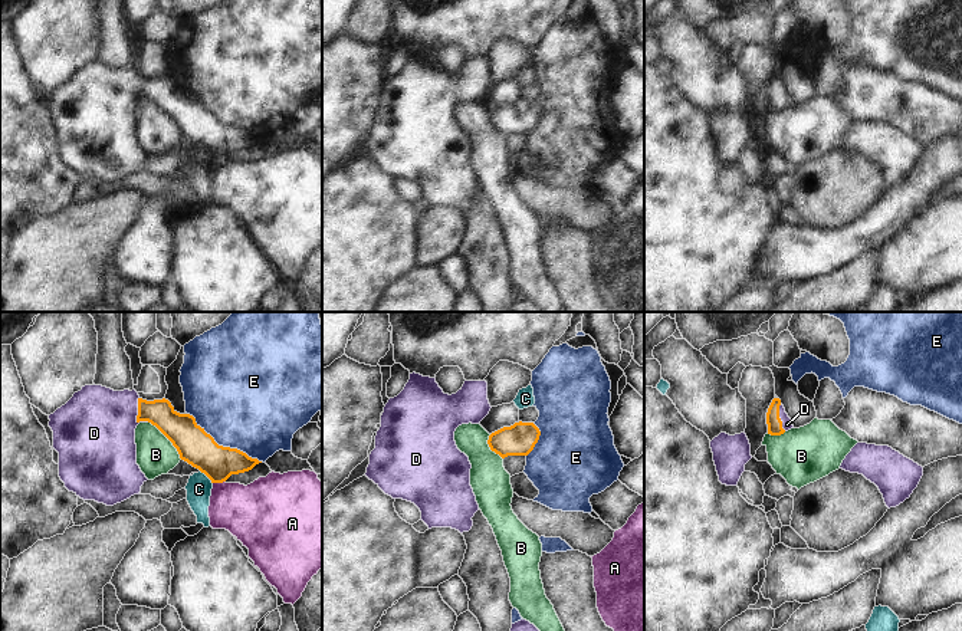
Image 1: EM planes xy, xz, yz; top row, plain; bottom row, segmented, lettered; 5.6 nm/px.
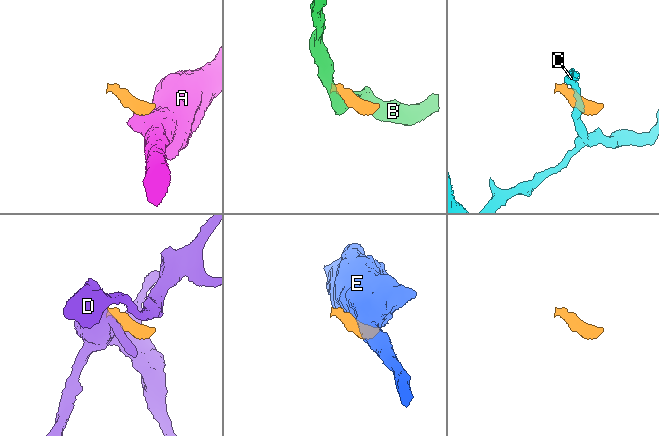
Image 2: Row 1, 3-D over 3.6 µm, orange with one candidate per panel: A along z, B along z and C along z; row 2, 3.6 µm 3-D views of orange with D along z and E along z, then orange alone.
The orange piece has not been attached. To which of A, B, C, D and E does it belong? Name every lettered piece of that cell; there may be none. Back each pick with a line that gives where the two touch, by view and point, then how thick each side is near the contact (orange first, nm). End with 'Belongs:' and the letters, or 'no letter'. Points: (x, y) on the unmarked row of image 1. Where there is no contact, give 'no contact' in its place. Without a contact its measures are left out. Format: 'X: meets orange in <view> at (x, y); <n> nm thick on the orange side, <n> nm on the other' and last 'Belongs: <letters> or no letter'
D: meets orange in xy at (138, 92); 180 nm thick on the orange side, 440 nm on the other
Belongs: D

